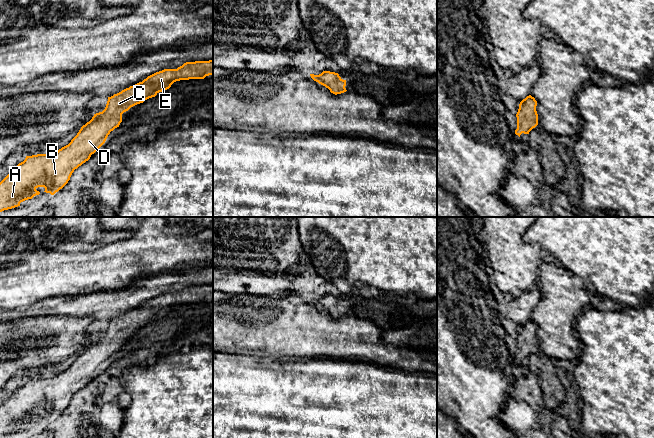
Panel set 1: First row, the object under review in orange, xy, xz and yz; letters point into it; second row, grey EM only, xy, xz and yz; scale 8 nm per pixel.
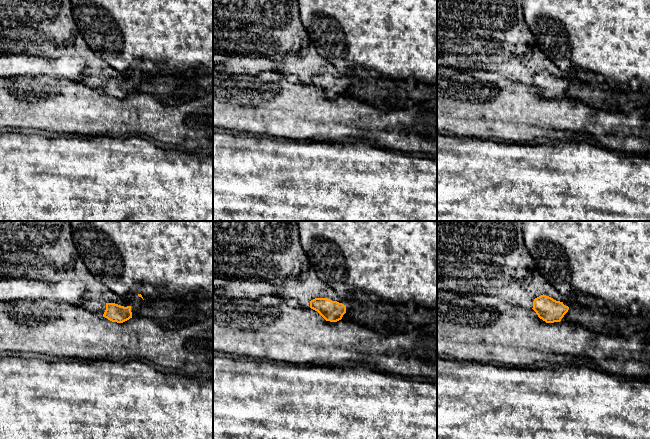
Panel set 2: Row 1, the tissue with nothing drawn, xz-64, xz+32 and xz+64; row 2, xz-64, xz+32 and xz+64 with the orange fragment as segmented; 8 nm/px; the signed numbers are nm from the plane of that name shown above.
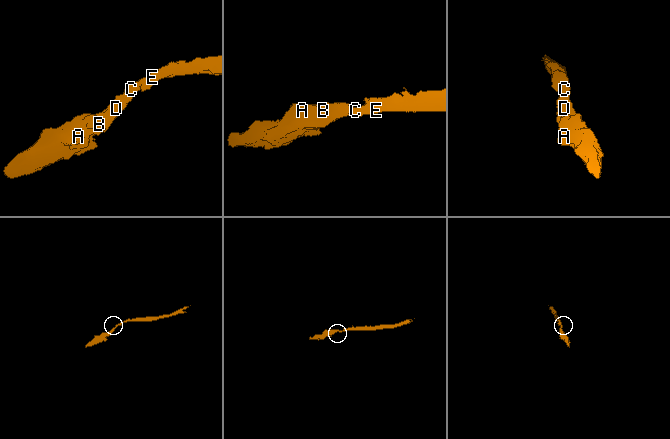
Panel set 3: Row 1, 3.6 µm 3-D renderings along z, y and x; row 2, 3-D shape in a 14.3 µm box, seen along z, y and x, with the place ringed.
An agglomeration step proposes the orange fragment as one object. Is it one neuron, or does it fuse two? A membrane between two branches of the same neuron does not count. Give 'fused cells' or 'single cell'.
single cell

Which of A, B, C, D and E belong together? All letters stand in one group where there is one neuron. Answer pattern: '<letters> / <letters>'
A B C D E

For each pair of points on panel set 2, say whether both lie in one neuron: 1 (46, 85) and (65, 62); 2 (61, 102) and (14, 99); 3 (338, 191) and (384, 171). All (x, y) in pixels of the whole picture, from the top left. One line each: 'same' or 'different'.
1: different
2: same
3: same

